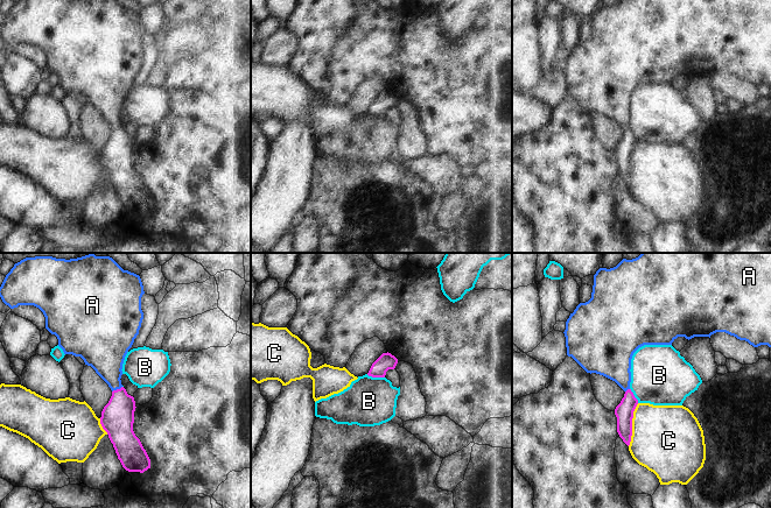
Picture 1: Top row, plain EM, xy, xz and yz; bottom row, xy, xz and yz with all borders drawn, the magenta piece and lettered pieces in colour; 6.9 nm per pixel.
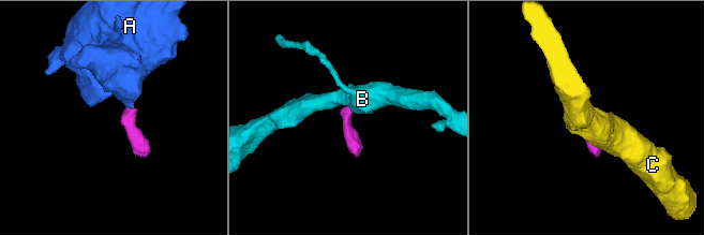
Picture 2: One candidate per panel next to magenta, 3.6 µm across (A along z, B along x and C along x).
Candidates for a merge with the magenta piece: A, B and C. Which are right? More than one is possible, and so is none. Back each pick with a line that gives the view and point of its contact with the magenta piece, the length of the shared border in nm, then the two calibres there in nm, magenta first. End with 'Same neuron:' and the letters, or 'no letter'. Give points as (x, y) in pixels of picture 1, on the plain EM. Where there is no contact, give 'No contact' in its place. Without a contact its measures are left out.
A: Touches magenta at xy (117, 128). Shared border 80 nm. Thickness 220 nm (magenta) against 240 nm
Same neuron: A

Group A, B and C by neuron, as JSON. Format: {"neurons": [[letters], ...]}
{"neurons": [["A"], ["B"], ["C"]]}

